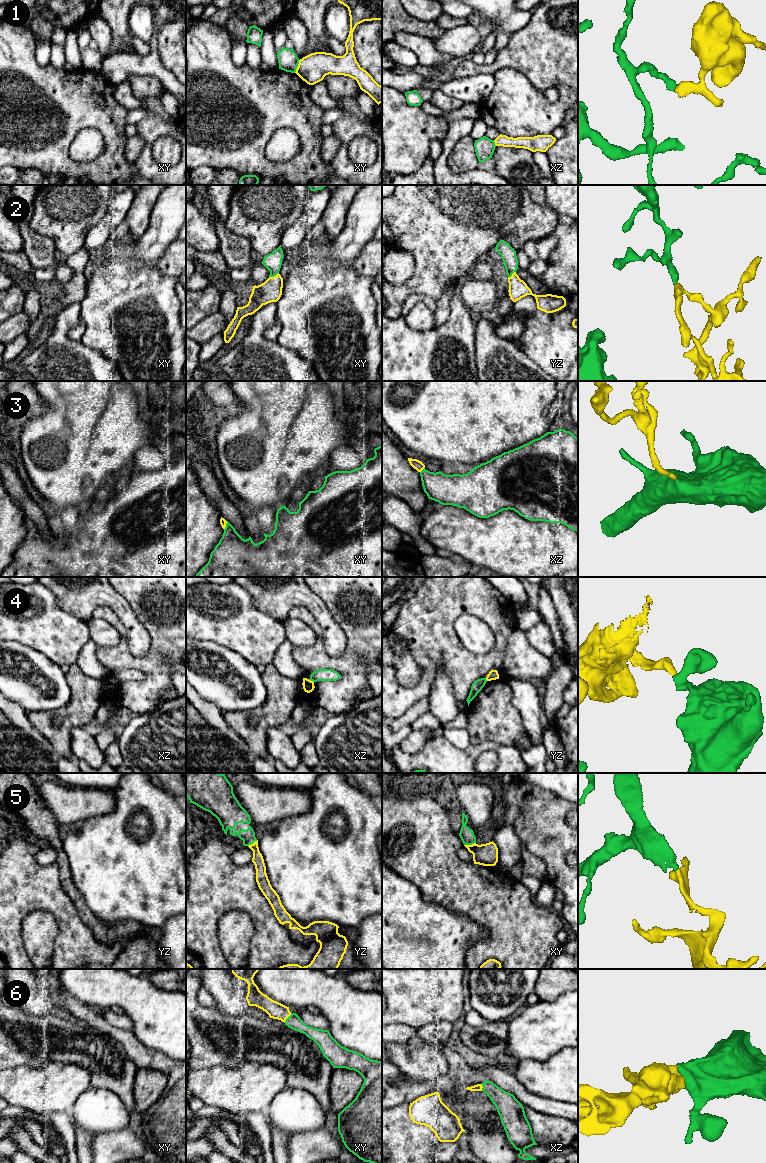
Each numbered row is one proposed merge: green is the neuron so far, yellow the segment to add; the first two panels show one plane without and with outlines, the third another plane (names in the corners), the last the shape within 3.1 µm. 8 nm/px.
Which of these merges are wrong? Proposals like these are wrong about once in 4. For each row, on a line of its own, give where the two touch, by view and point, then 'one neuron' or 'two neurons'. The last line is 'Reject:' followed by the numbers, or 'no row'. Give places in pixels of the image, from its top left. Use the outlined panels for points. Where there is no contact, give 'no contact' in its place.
1: xy (297, 66) | two neurons
2: xy (273, 276) | one neuron
3: xz (422, 470) | one neuron
4: xz (312, 680) | two neurons
5: xy (469, 844) | one neuron
6: xy (287, 1018) | one neuron
Reject: 1, 4

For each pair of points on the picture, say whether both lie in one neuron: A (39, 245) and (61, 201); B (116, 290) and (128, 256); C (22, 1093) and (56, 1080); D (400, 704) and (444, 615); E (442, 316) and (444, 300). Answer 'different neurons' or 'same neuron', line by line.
A: different neurons
B: same neuron
C: same neuron
D: same neuron
E: same neuron

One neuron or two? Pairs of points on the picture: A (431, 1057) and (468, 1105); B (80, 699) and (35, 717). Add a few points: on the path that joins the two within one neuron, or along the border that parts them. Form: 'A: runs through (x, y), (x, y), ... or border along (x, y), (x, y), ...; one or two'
A: border along (446, 1072), (434, 1079), (422, 1082); two
B: runs through (69, 710), (54, 712), (46, 717); one

